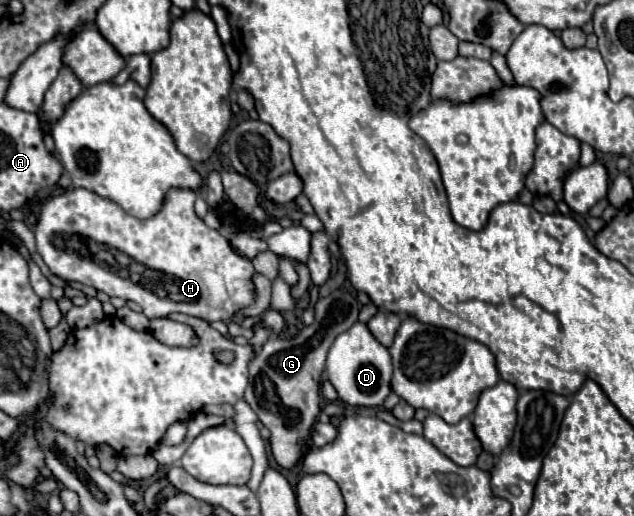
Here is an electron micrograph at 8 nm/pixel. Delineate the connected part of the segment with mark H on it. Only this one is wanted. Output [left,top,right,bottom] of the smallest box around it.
[34,189,253,321]

